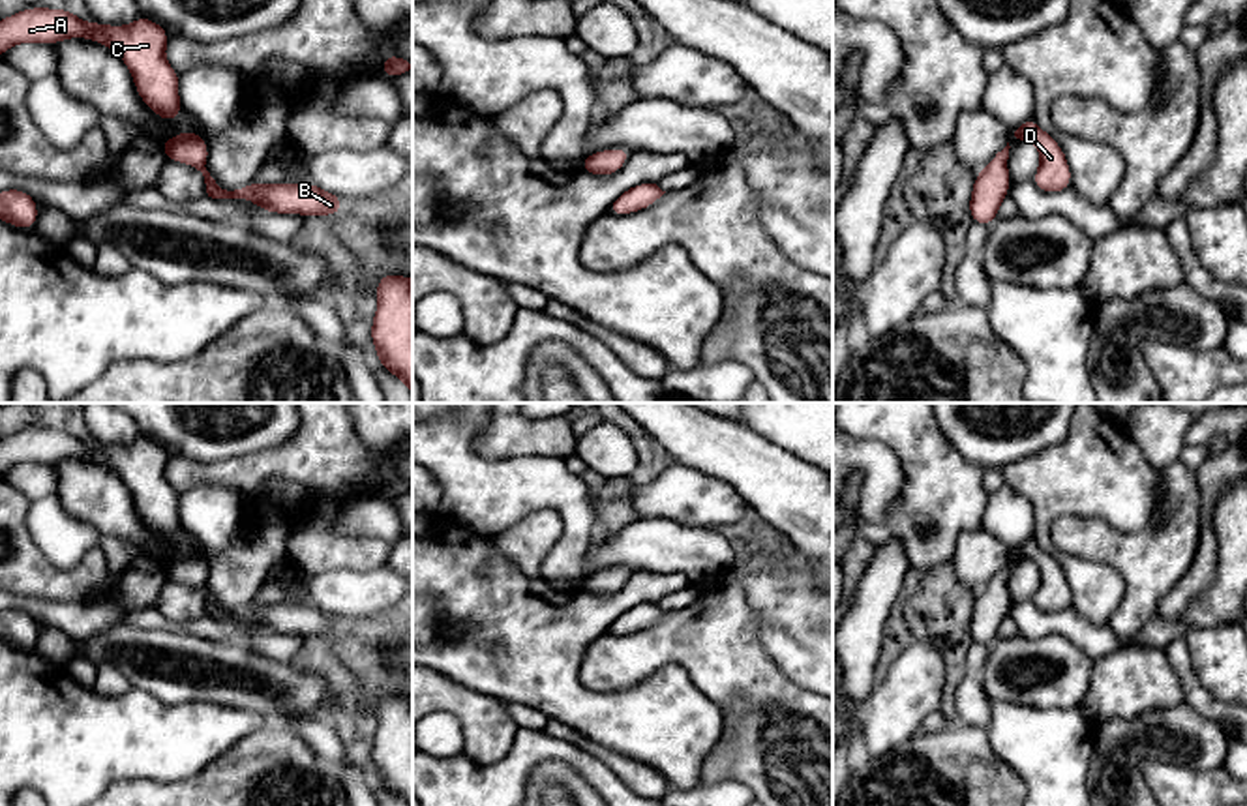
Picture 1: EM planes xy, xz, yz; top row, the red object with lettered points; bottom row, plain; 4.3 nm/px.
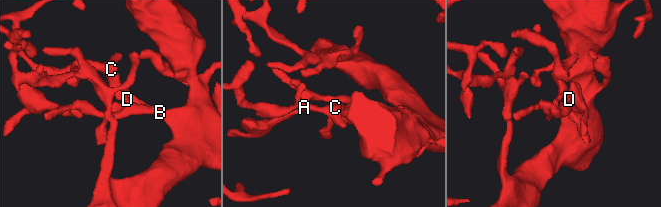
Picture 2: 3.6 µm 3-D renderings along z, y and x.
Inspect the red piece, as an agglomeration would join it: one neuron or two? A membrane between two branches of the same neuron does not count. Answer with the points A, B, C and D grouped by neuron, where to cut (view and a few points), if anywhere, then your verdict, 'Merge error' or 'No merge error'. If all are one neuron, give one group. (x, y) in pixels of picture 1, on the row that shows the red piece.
Groups: A B C D. No split. No merge error

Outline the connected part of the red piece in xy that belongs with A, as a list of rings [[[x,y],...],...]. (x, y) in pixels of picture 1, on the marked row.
[[[32,7],[0,19],[0,56],[17,43],[54,45],[68,37],[86,37],[120,54],[141,99],[165,122],[184,109],[178,97],[180,75],[165,60],[169,34],[158,22],[139,17],[126,26],[86,22],[68,9]]]

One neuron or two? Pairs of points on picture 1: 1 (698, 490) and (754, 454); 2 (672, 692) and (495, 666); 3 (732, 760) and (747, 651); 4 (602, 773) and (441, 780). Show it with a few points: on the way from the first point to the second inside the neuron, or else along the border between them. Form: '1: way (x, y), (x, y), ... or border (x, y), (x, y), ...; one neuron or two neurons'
1: border (676, 460), (717, 475), (749, 507); two neurons
2: way (629, 707), (578, 707), (539, 671); one neuron
3: way (752, 733), (752, 681), (749, 677); one neuron
4: way (563, 752), (529, 752), (501, 780), (480, 780); one neuron

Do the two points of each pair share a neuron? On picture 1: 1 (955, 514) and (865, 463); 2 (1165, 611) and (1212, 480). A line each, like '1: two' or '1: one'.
1: two
2: one

